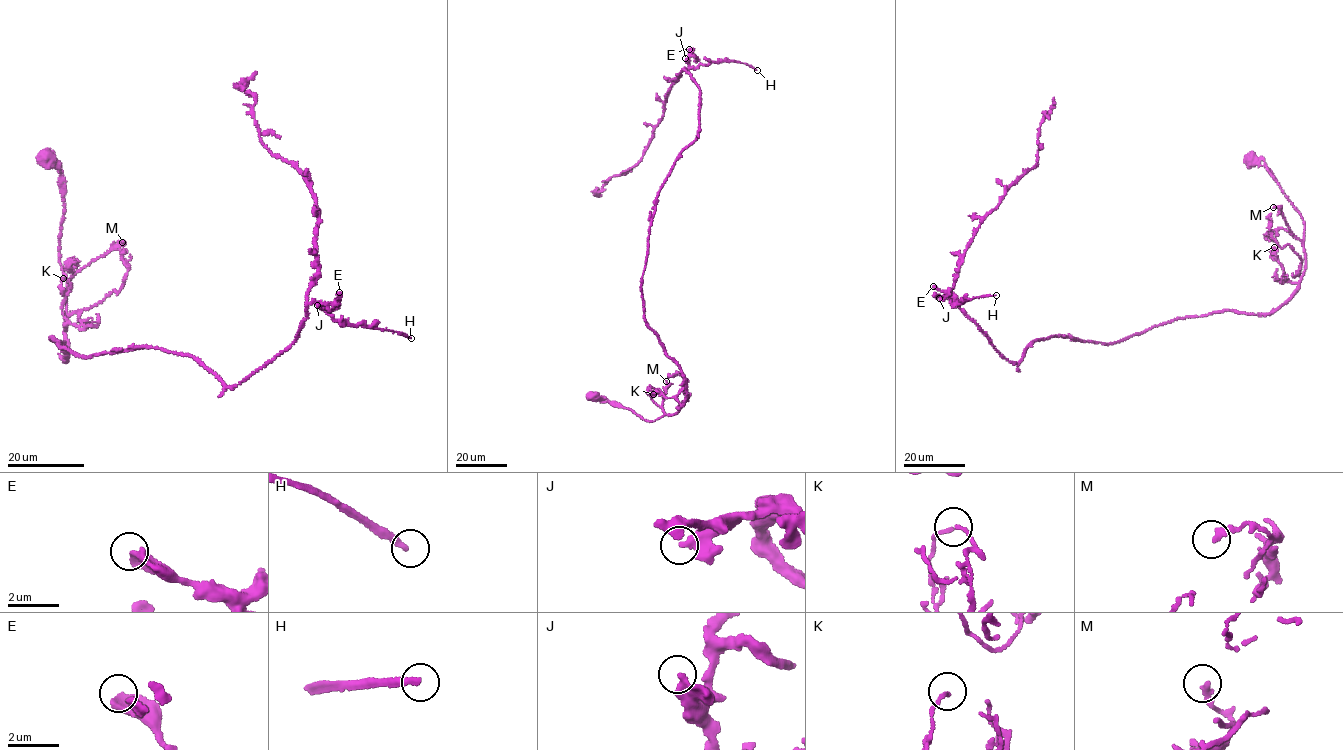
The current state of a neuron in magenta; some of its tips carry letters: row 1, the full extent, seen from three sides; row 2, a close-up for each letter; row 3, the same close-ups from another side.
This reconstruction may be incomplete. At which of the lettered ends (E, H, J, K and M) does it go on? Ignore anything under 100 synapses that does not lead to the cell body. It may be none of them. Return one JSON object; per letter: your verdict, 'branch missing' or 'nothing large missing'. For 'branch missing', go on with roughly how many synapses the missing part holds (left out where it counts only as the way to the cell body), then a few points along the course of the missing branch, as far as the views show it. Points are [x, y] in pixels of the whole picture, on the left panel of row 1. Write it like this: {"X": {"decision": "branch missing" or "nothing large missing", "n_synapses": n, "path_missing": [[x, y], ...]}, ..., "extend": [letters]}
{"E": {"decision": "nothing large missing"}, "H": {"decision": "branch missing", "n_synapses": 170}, "J": {"decision": "nothing large missing"}, "K": {"decision": "nothing large missing"}, "M": {"decision": "nothing large missing"}, "extend": ["H"]}

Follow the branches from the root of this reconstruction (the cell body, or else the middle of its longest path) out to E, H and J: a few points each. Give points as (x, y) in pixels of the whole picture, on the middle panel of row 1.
E: (594, 397), (652, 421), (687, 398), (681, 369), (646, 321), (641, 283), (657, 195), (699, 130), (689, 49)
H: (594, 397), (652, 421), (684, 405), (645, 318), (651, 217), (699, 130), (684, 68), (757, 70)
J: (594, 397), (652, 421), (687, 398), (646, 321), (641, 284), (657, 195), (699, 130), (685, 58)

